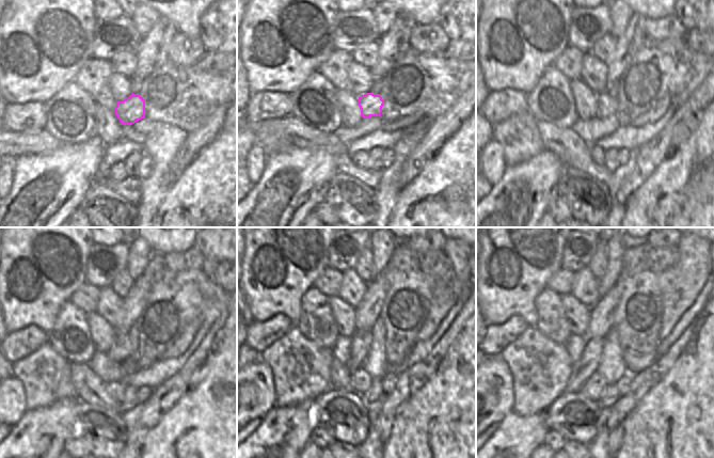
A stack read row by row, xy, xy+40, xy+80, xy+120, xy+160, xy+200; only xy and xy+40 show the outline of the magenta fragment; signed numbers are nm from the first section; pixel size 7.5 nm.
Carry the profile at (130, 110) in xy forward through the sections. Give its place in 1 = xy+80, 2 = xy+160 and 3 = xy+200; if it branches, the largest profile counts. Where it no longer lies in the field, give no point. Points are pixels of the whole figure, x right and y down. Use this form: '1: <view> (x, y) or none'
1: xy+80 (607, 106)
2: xy+160 (360, 342)
3: xy+200 (583, 368)

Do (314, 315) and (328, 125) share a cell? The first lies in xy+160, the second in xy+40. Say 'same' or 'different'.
same

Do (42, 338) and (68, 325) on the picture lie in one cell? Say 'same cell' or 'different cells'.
different cells

